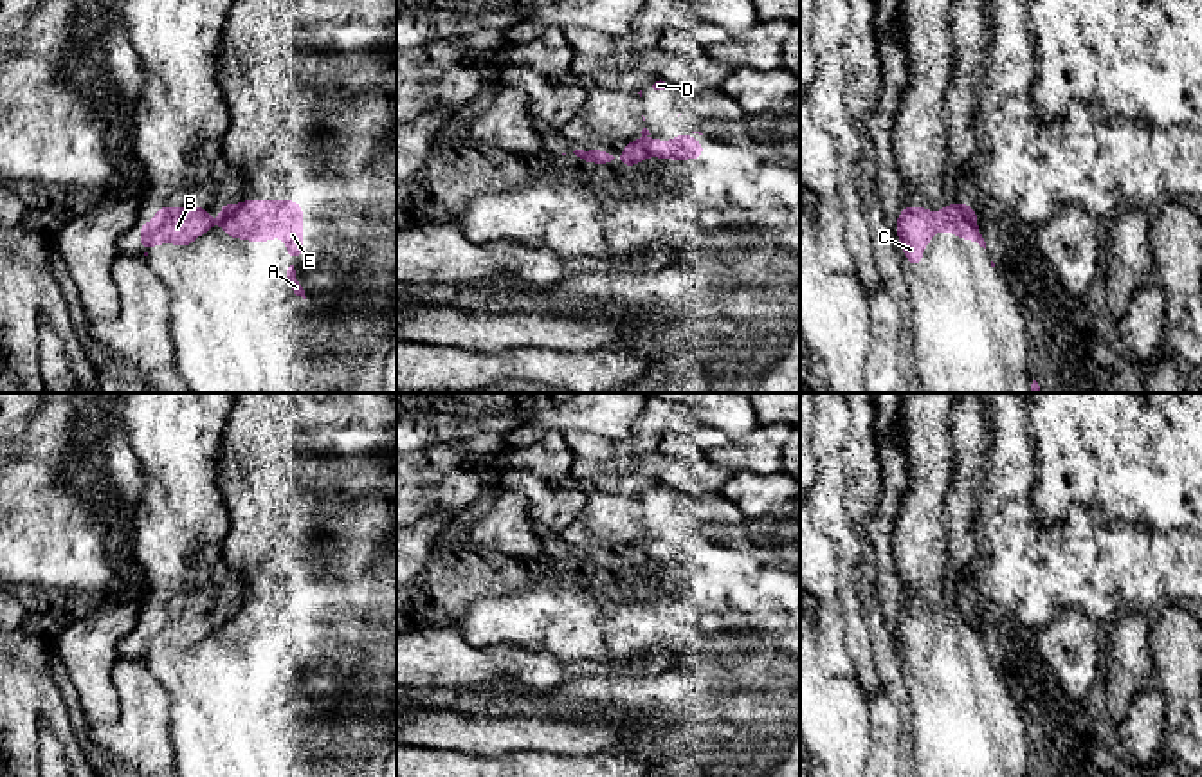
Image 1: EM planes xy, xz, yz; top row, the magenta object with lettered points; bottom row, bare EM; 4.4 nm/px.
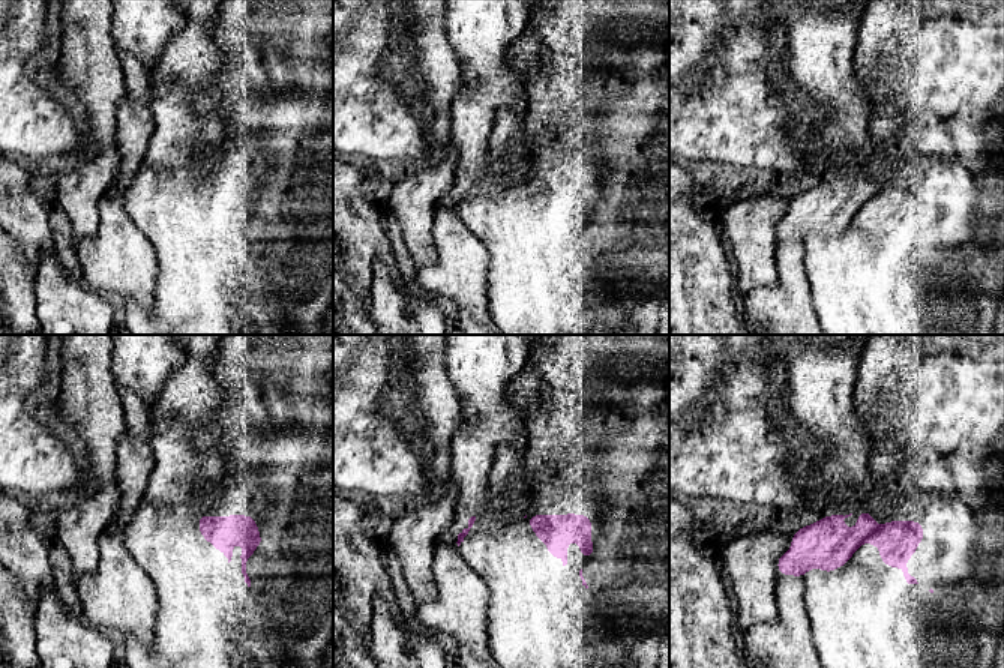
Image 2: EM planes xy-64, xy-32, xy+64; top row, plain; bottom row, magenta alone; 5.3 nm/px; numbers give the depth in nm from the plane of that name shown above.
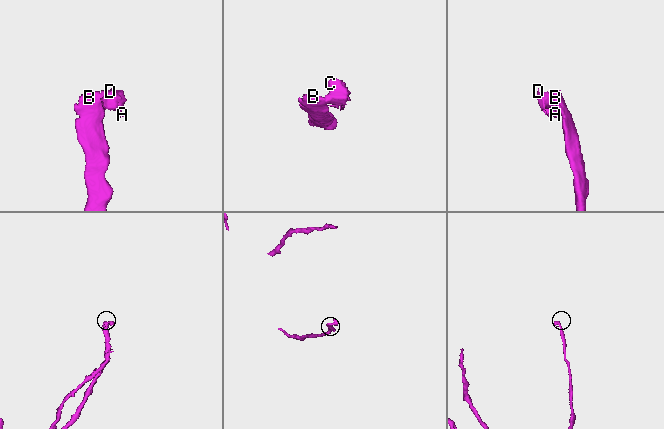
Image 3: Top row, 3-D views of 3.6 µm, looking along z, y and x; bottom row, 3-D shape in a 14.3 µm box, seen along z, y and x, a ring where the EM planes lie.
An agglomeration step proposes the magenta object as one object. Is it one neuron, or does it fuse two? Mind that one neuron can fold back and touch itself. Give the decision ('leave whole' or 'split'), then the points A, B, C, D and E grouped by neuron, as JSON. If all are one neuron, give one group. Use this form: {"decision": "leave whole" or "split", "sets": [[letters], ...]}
{"decision": "split", "sets": [["A", "C", "D", "E"], ["B"]]}

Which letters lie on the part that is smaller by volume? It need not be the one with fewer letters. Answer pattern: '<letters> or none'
A, C, D, E

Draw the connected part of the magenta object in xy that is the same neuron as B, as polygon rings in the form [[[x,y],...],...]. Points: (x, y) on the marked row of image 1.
[[[222,204],[220,220],[216,224],[211,222],[207,207],[157,207],[155,220],[141,224],[141,251],[148,256],[144,251],[146,247],[160,245],[164,242],[173,242],[184,249],[205,231],[220,227],[238,207],[240,204]]]

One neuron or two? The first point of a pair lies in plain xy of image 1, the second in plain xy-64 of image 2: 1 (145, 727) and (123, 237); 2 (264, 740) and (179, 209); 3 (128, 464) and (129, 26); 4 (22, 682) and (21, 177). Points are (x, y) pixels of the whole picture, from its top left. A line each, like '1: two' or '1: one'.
1: one
2: one
3: two
4: one

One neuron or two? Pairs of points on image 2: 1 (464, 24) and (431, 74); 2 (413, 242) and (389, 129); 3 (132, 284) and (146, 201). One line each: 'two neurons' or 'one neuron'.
1: two neurons
2: two neurons
3: two neurons

